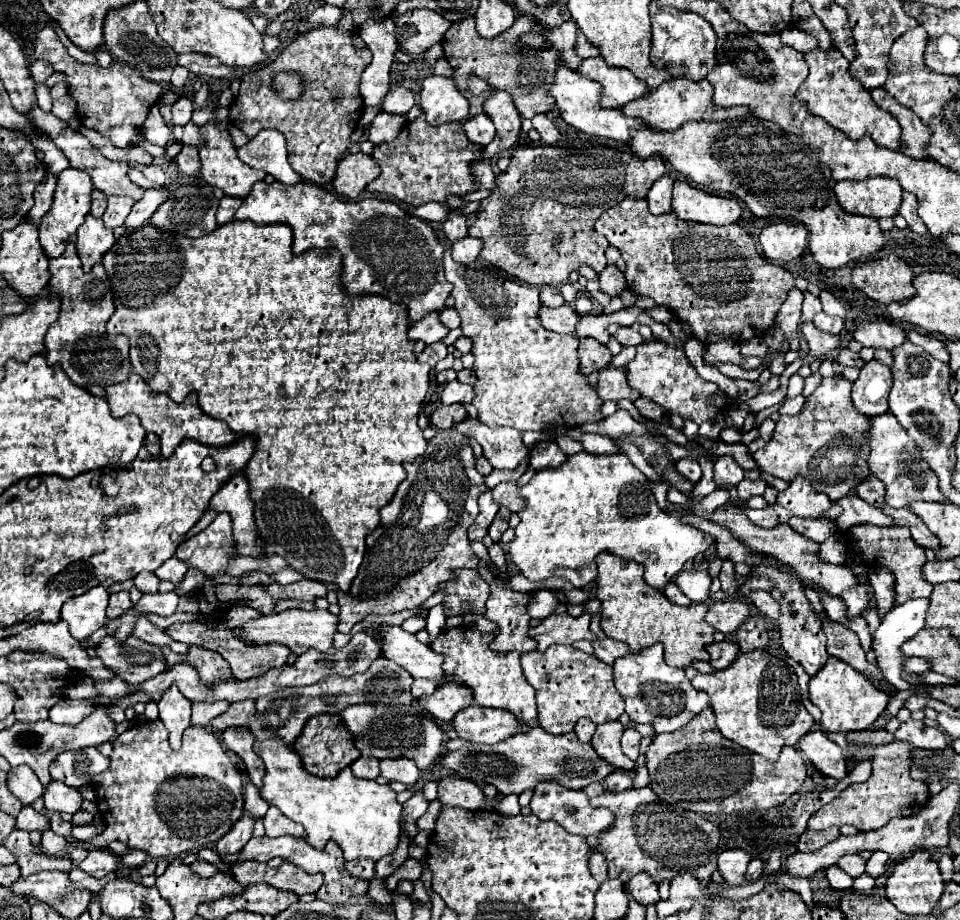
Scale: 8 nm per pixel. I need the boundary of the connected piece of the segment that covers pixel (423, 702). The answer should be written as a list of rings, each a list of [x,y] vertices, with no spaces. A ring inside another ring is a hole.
[[[447,682],[447,684],[441,684],[433,694],[423,696],[417,702],[437,720],[451,722],[459,710],[473,704],[473,692],[465,684]]]

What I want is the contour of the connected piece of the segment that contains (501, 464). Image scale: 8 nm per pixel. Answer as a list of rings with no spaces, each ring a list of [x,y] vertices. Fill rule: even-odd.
[[[465,418],[459,422],[457,430],[481,444],[483,456],[493,468],[515,470],[529,456],[529,448],[523,444],[521,432],[515,428],[491,428],[477,418]]]

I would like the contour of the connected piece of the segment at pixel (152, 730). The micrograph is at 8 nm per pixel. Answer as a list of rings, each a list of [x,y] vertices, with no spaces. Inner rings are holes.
[[[147,720],[147,722],[141,722],[141,724],[131,726],[127,732],[123,732],[121,736],[117,736],[113,740],[111,768],[107,772],[95,776],[95,780],[91,782],[91,786],[93,786],[95,794],[97,794],[97,808],[99,808],[101,818],[105,822],[105,830],[99,836],[95,836],[93,840],[89,840],[85,848],[107,848],[111,842],[121,840],[121,842],[125,842],[133,850],[145,850],[145,852],[149,852],[149,856],[171,860],[171,858],[177,858],[177,856],[183,856],[183,854],[189,854],[189,852],[197,852],[201,848],[213,848],[215,846],[215,840],[223,838],[231,830],[231,824],[235,824],[235,820],[239,820],[239,816],[243,816],[243,784],[241,784],[241,774],[237,772],[237,768],[233,766],[233,762],[225,754],[223,744],[219,742],[219,738],[213,732],[213,728],[203,728],[203,726],[189,726],[183,732],[183,746],[181,746],[181,750],[173,750],[169,746],[167,730],[163,728],[163,722],[161,720],[151,720],[151,722]]]

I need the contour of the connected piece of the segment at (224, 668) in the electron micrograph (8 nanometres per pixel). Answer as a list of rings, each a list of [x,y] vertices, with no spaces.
[[[163,646],[161,652],[167,662],[167,668],[175,664],[191,664],[199,674],[199,680],[209,688],[213,688],[213,684],[217,684],[219,680],[235,680],[227,660],[219,652],[209,652],[207,648],[199,646],[189,646],[187,654],[177,654],[167,646]]]

